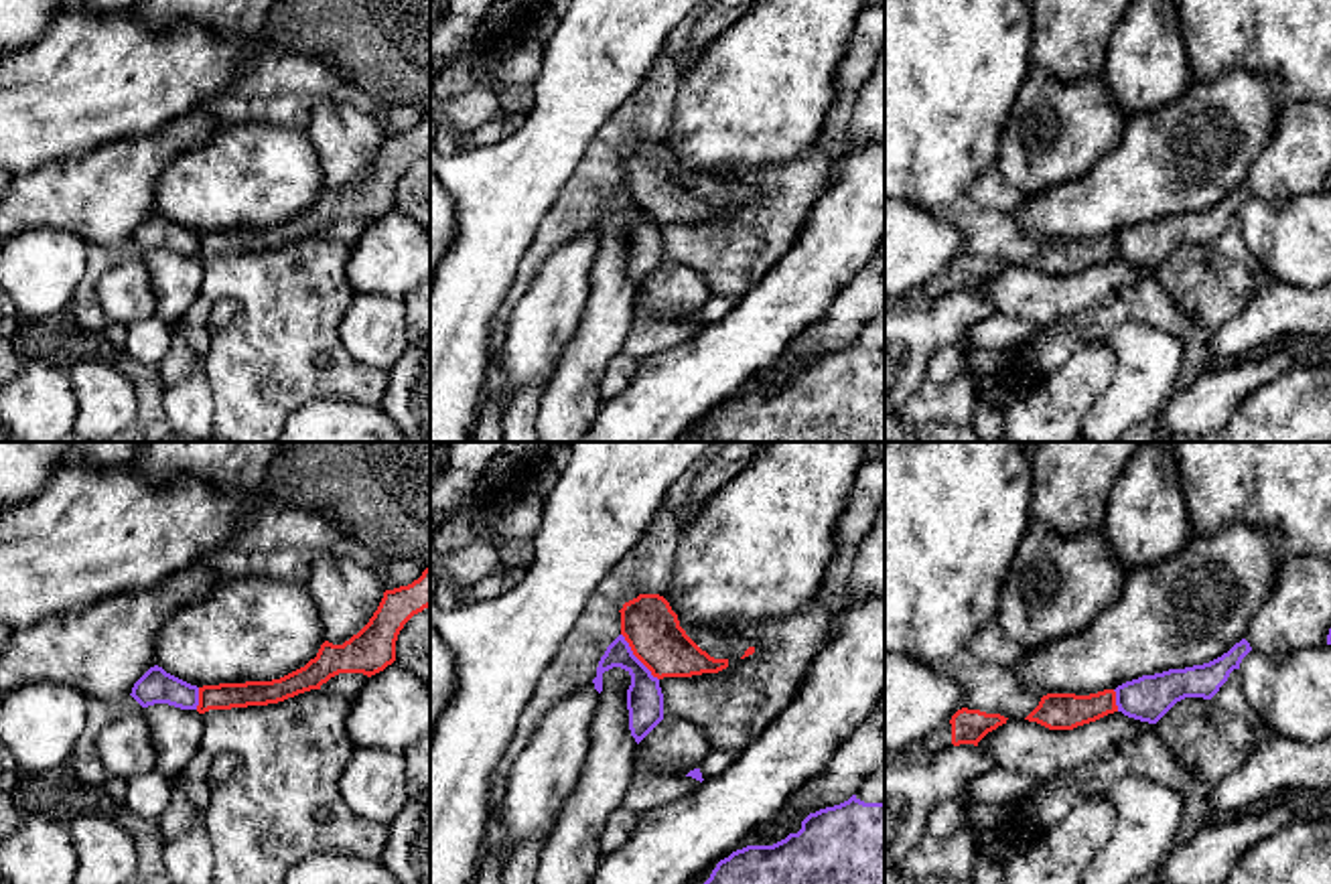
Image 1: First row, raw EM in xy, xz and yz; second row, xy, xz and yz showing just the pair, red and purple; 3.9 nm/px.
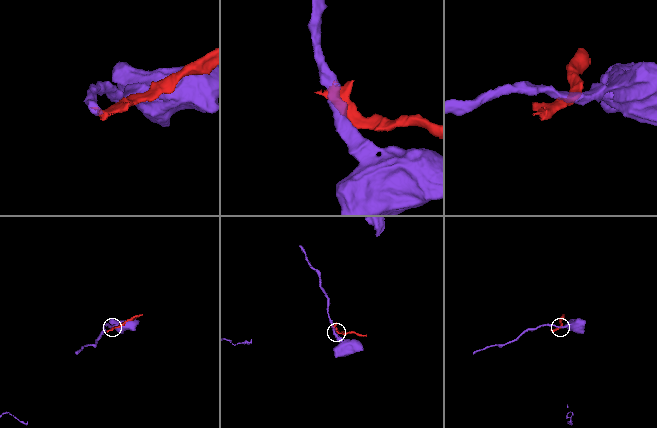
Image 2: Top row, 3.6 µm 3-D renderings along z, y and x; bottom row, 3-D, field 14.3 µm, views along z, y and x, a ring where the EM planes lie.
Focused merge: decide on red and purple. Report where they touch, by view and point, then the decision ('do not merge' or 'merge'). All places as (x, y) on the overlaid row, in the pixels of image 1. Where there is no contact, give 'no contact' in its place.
xz (636, 655) | do not merge

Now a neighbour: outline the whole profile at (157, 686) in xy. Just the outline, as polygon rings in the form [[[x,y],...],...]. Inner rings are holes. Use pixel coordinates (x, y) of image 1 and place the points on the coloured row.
[[[150,667],[132,687],[130,693],[142,708],[168,704],[181,710],[197,710],[199,687],[191,685],[162,667]]]

